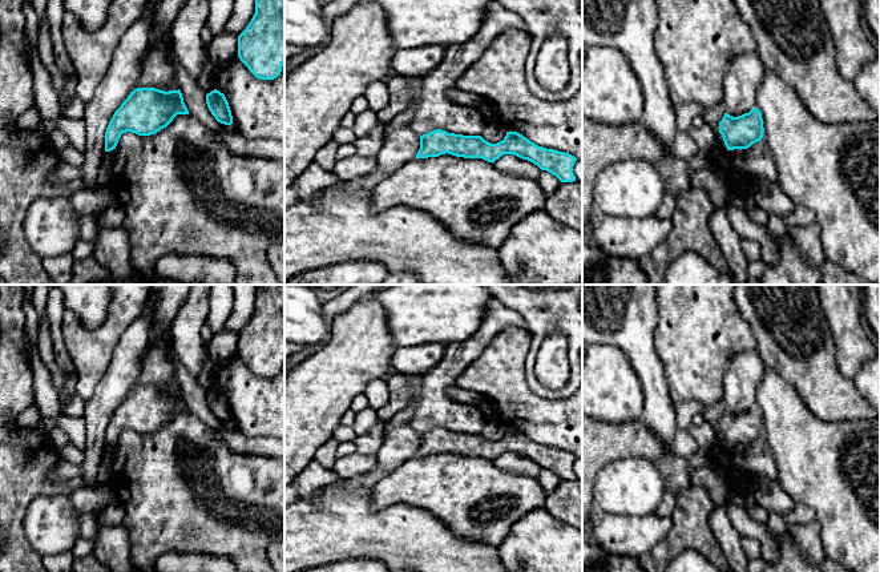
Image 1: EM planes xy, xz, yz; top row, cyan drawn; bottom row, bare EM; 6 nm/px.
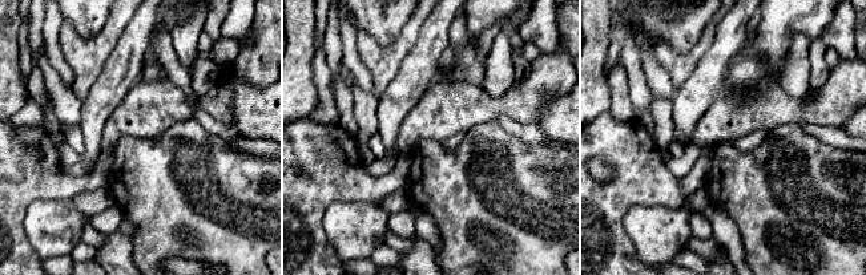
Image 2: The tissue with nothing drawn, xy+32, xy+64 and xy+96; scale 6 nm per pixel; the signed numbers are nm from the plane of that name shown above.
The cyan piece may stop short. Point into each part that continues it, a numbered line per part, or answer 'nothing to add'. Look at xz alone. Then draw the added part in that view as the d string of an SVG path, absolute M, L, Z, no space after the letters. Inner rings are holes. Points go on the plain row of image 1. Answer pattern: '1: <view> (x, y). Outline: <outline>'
1: xz (400, 443). Outline: M407 426L392 427L384 432L383 443L376 452L378 466L391 472L416 456L420 434Z

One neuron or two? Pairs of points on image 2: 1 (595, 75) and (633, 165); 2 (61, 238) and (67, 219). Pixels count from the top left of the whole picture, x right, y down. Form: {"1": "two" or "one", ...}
{"1": "two", "2": "one"}

